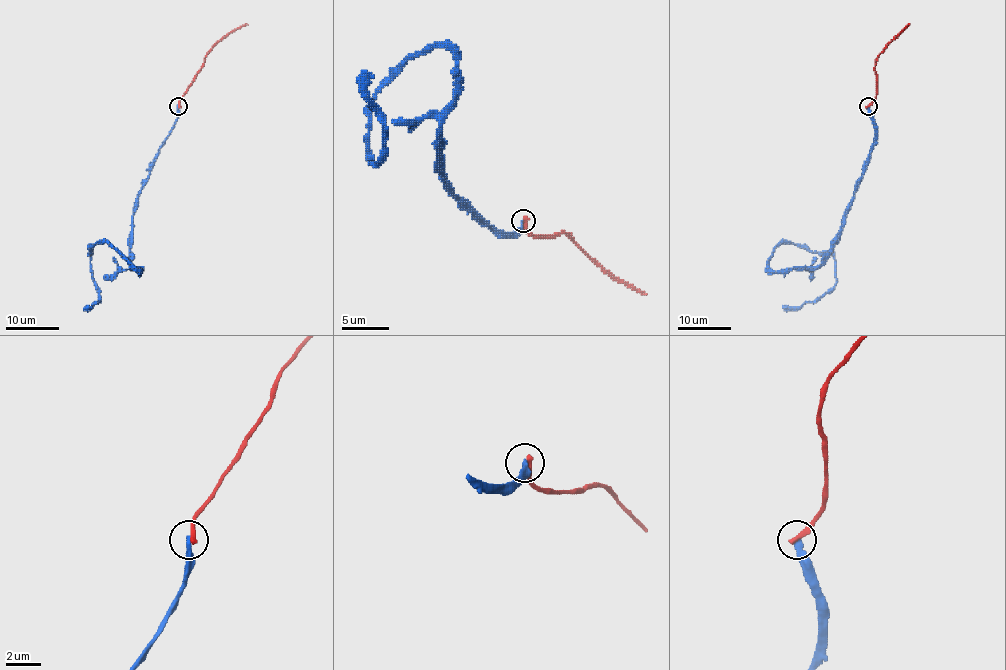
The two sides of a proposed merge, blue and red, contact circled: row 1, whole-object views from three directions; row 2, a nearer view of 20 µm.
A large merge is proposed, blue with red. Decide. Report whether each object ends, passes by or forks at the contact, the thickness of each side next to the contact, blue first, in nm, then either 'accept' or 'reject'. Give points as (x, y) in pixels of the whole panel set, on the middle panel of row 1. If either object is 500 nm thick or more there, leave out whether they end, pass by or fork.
blue ends; red ends; calibres 360 and 340 nm; reject

